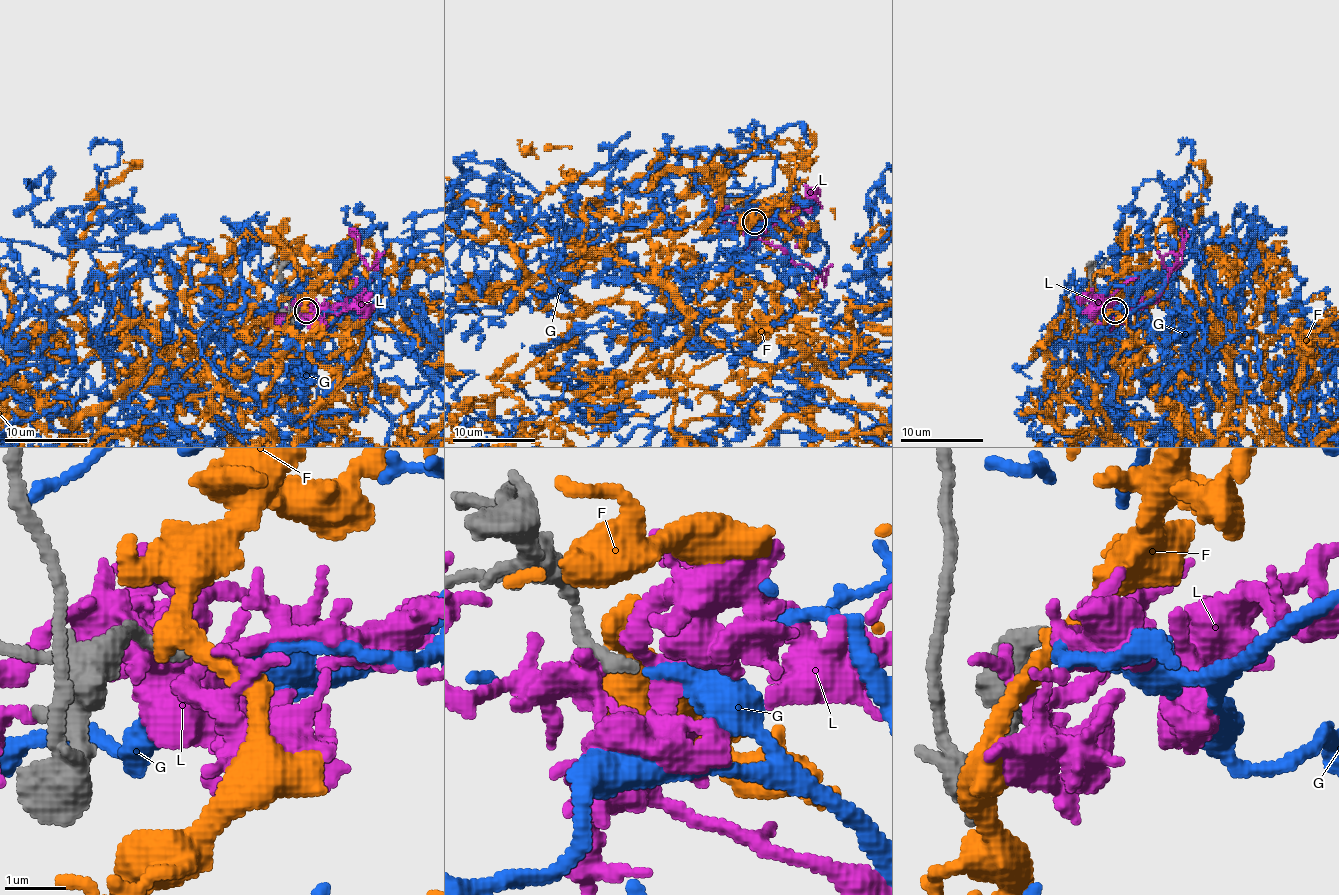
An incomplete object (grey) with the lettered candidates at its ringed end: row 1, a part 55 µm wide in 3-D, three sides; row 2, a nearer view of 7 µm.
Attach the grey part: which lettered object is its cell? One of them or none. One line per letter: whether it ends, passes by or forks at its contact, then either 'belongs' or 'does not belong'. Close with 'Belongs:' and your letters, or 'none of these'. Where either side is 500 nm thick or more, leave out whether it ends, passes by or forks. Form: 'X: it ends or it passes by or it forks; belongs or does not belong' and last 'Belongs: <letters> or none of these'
F: it passes by; does not belong
G: it passes by; belongs
L: it passes by; does not belong
Belongs: G

